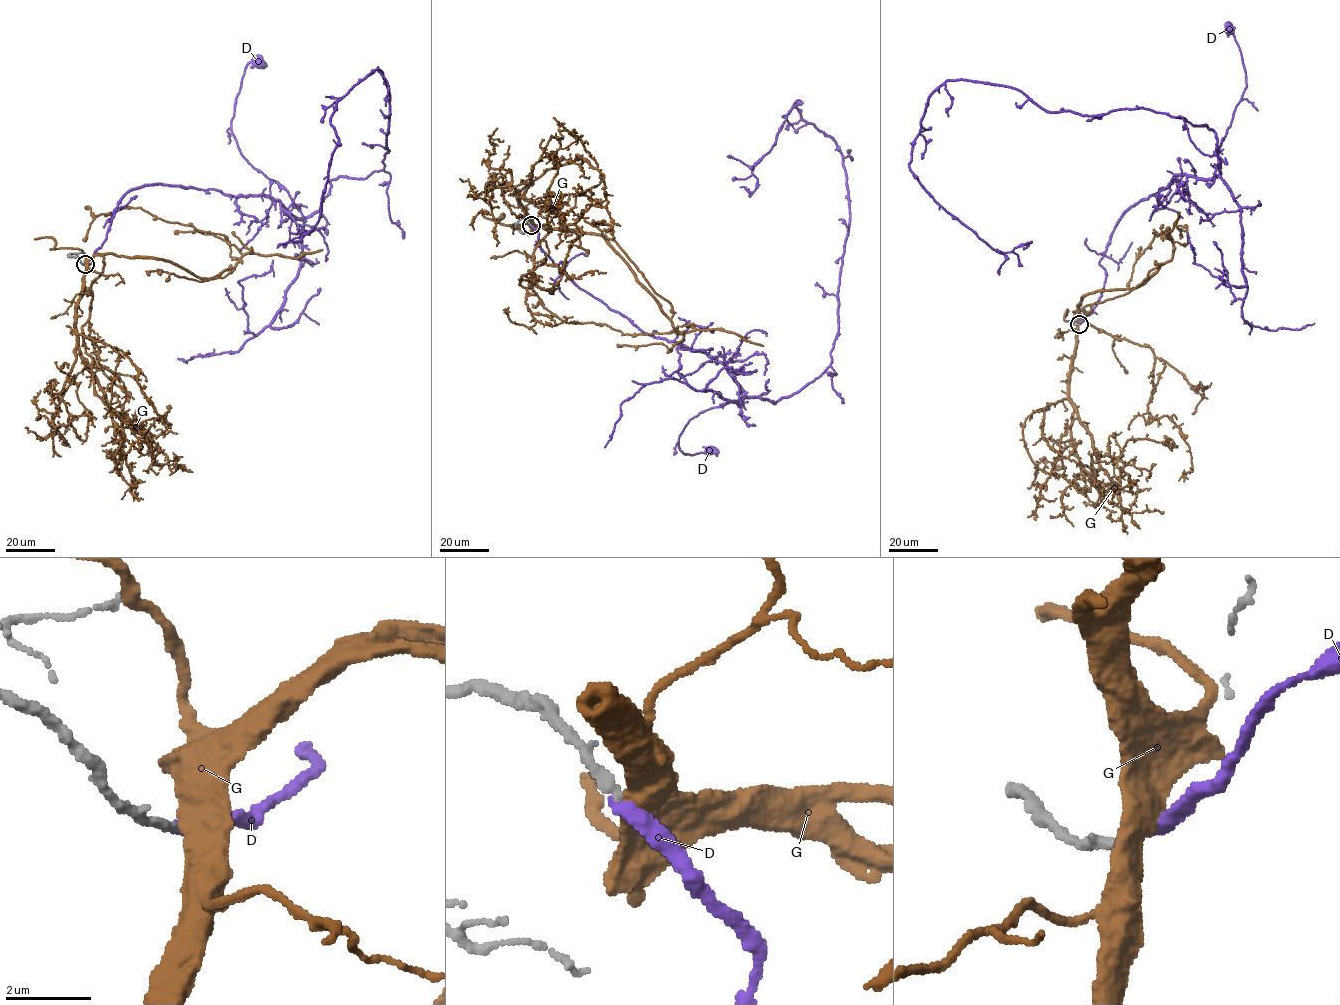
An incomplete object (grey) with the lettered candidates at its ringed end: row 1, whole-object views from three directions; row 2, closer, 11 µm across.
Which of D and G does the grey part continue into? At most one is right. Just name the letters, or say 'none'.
D

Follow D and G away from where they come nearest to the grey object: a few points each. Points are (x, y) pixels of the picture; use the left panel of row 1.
D: (84, 265), (121, 197), (149, 184), (268, 196), (303, 218), (231, 130), (245, 68), (258, 63)
G: (85, 265), (98, 254), (153, 258), (209, 279), (241, 255), (209, 232), (139, 207), (100, 214), (83, 241)

